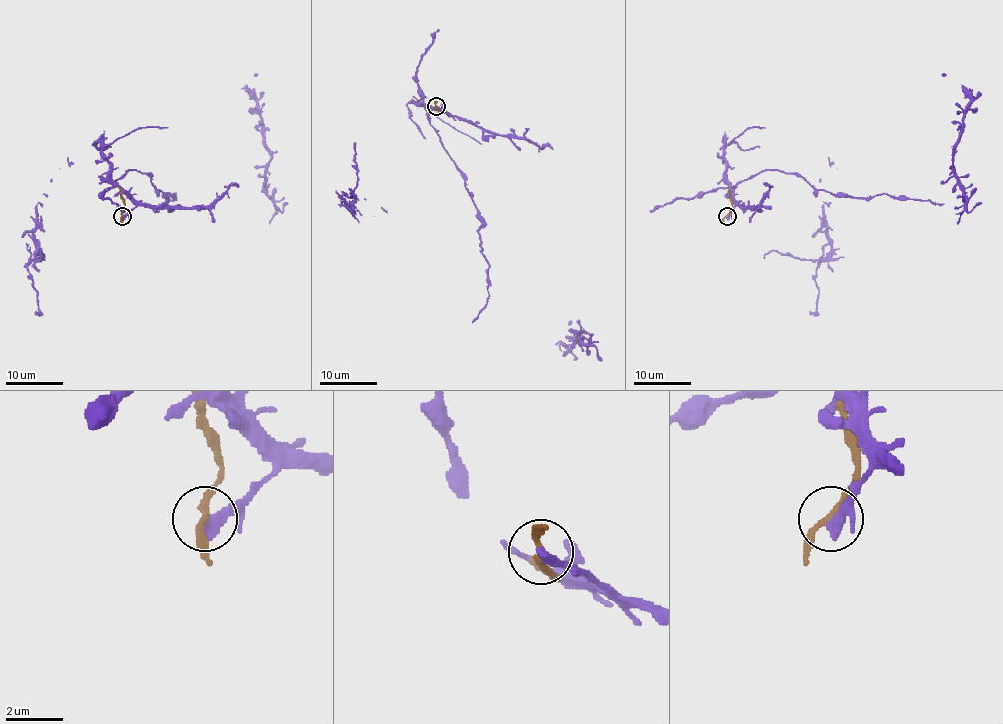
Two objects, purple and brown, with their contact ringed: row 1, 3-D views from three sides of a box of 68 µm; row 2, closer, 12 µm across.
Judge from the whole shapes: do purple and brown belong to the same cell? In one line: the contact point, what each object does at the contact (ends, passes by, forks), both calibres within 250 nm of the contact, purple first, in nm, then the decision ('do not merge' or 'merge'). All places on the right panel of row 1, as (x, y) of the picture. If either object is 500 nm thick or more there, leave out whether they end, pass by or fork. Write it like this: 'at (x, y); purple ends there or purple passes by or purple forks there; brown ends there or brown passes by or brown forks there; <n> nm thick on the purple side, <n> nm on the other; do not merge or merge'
at (727, 216); purple ends there; brown passes by; 420 nm thick on the purple side, 200 nm on the other; do not merge

